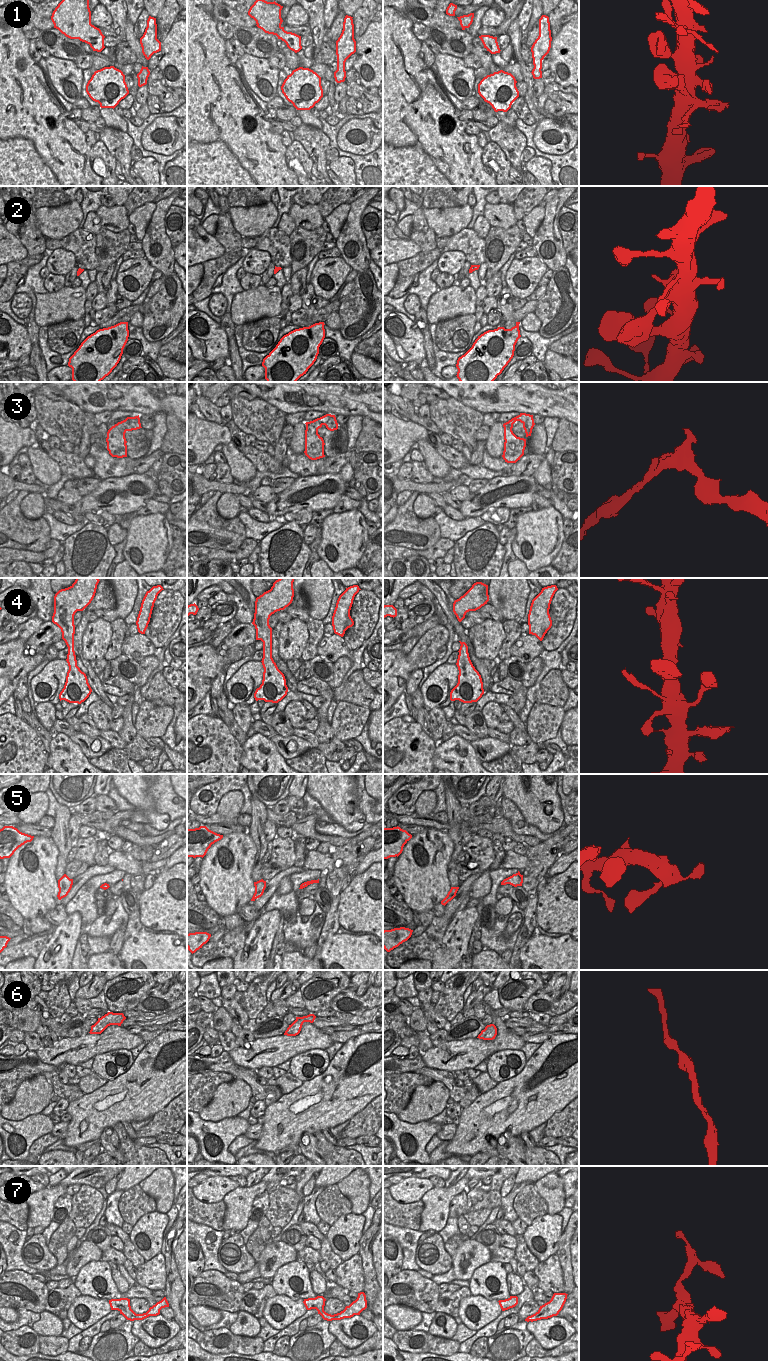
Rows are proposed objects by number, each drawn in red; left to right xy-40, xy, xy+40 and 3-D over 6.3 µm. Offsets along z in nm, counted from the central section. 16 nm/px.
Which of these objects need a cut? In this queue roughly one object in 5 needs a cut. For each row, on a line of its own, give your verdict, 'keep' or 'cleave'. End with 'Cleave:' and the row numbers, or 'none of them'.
1: keep
2: keep
3: keep
4: keep
5: keep
6: keep
7: keep
Cleave: none of them

